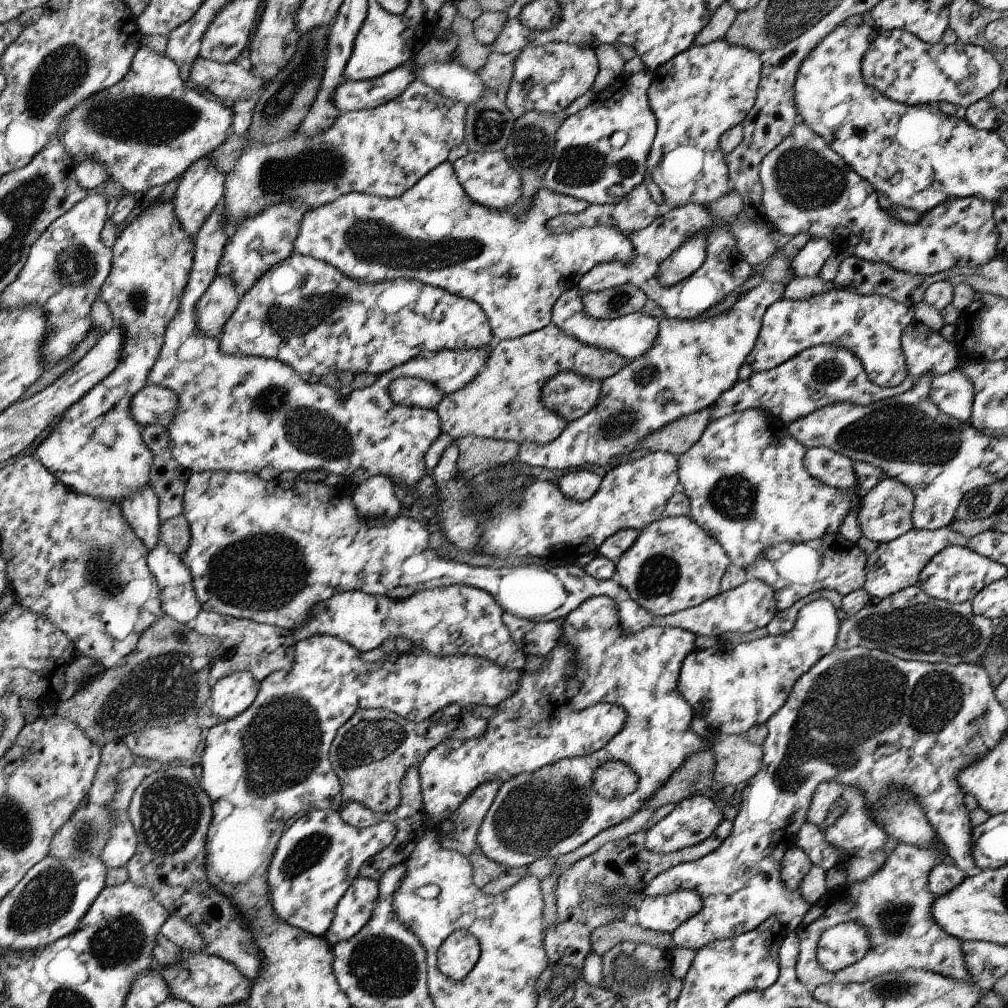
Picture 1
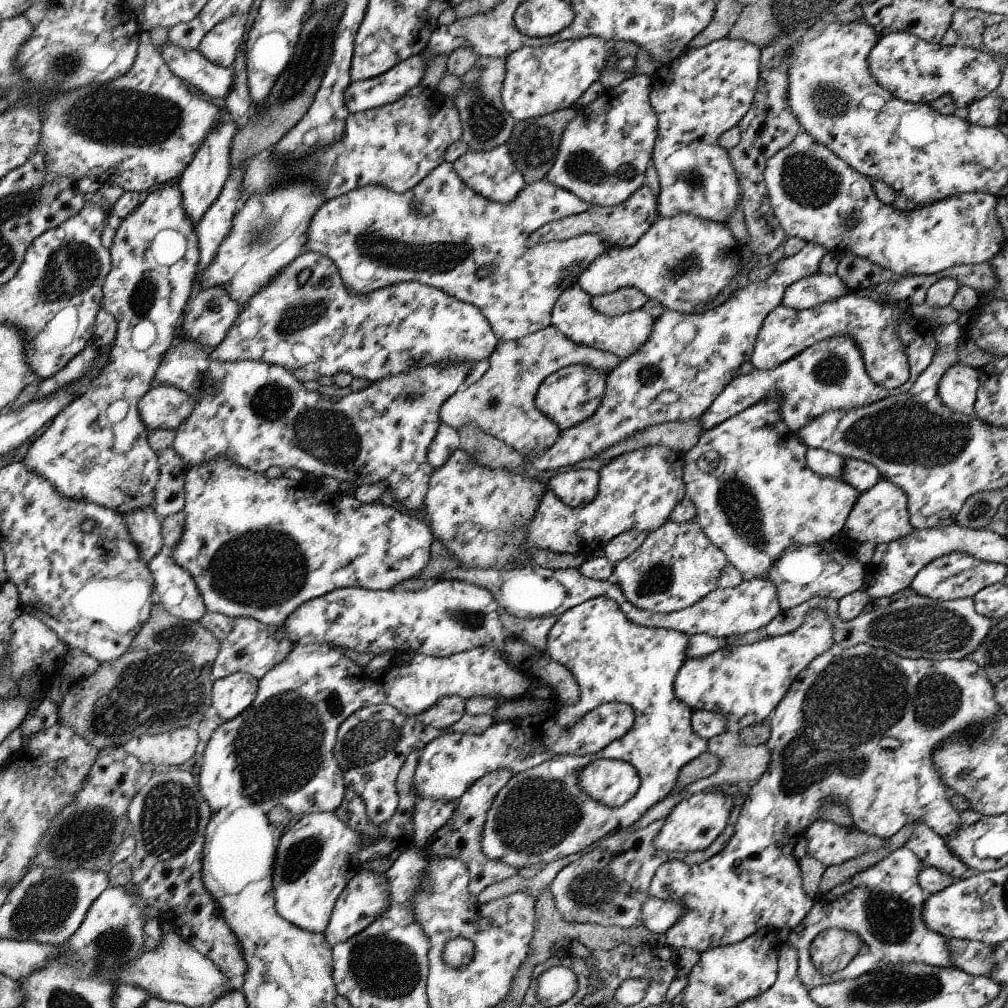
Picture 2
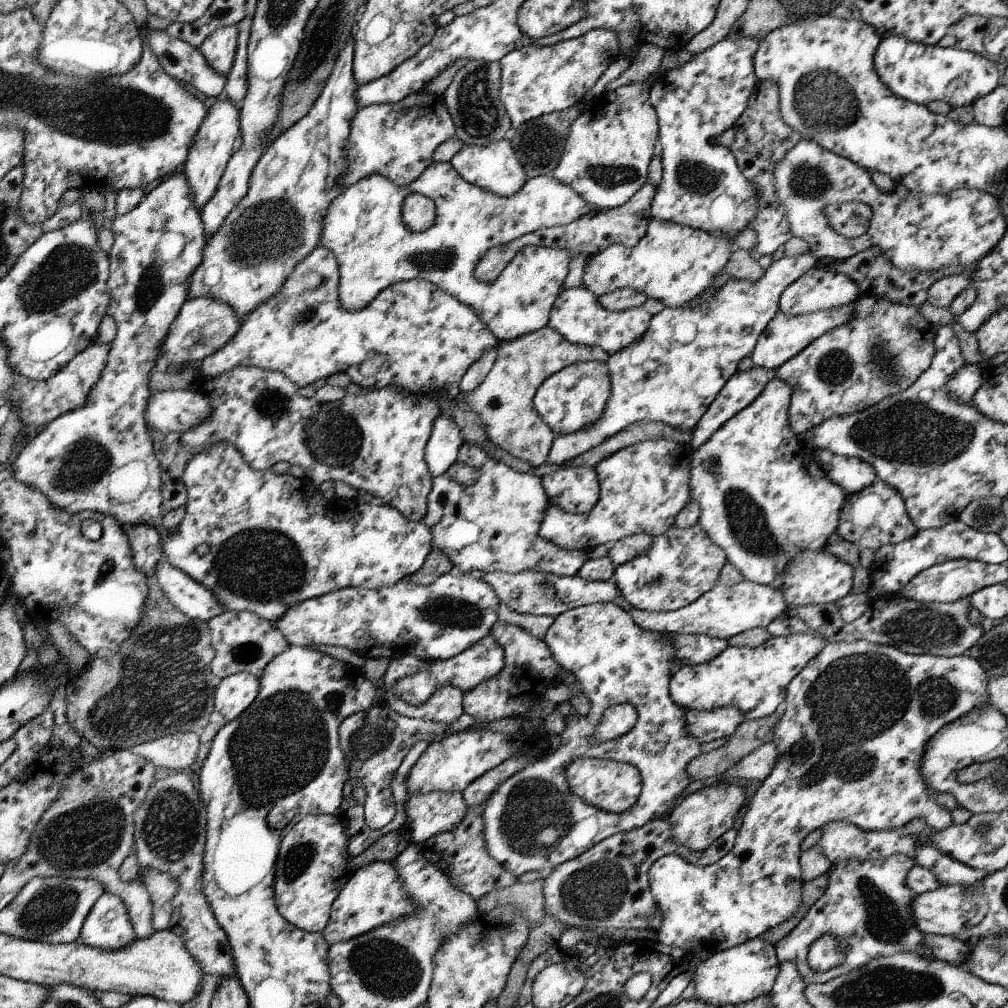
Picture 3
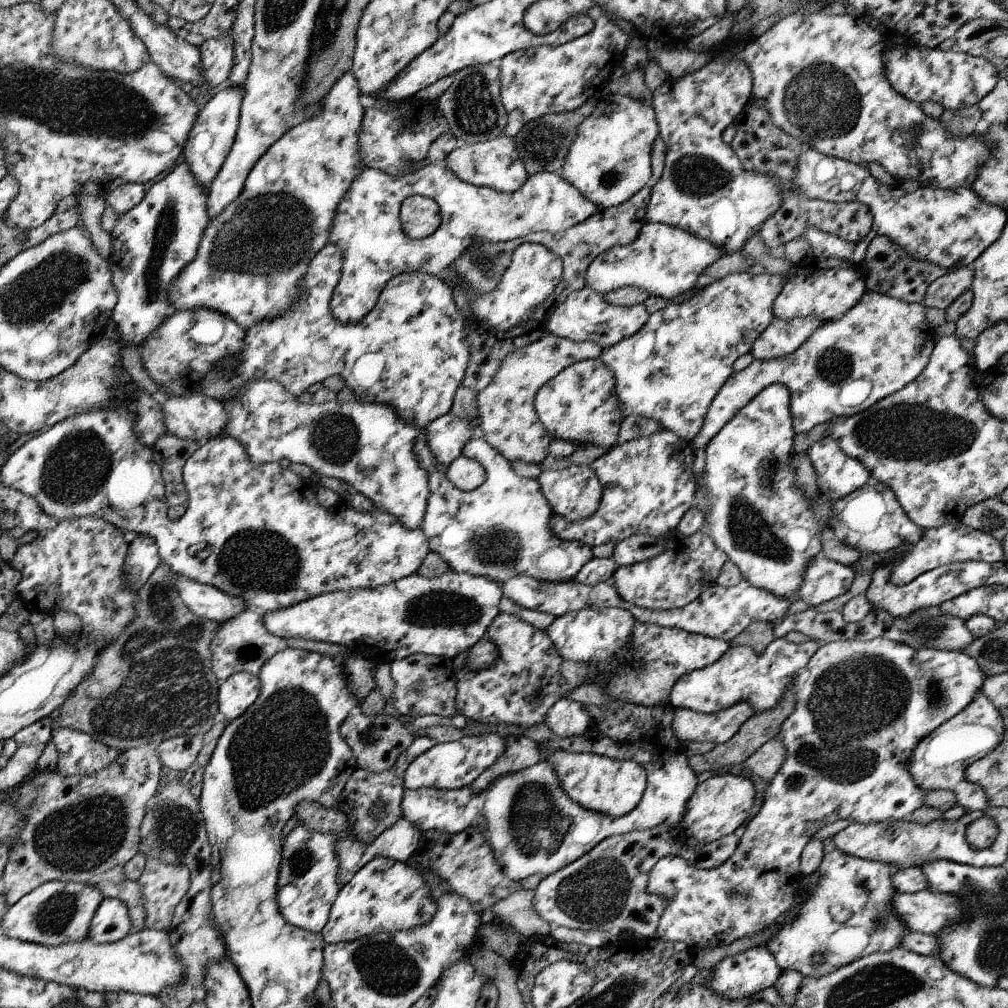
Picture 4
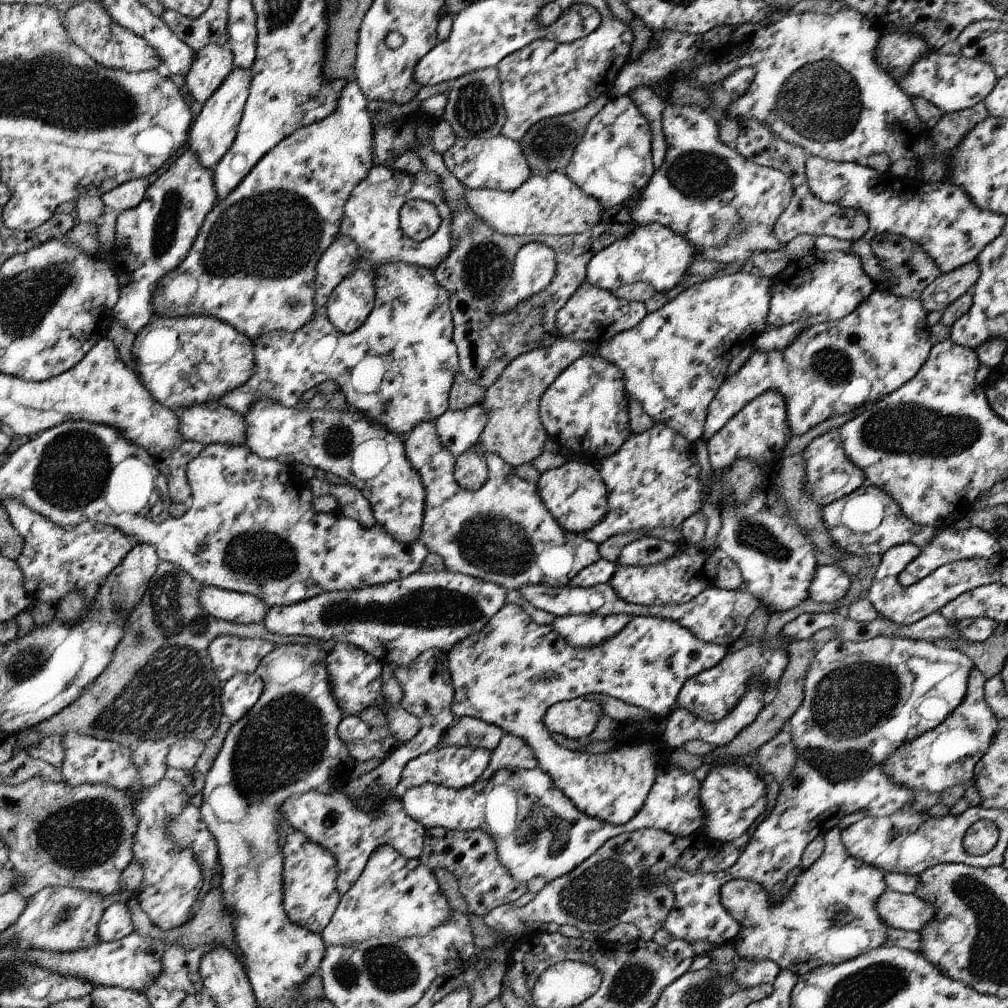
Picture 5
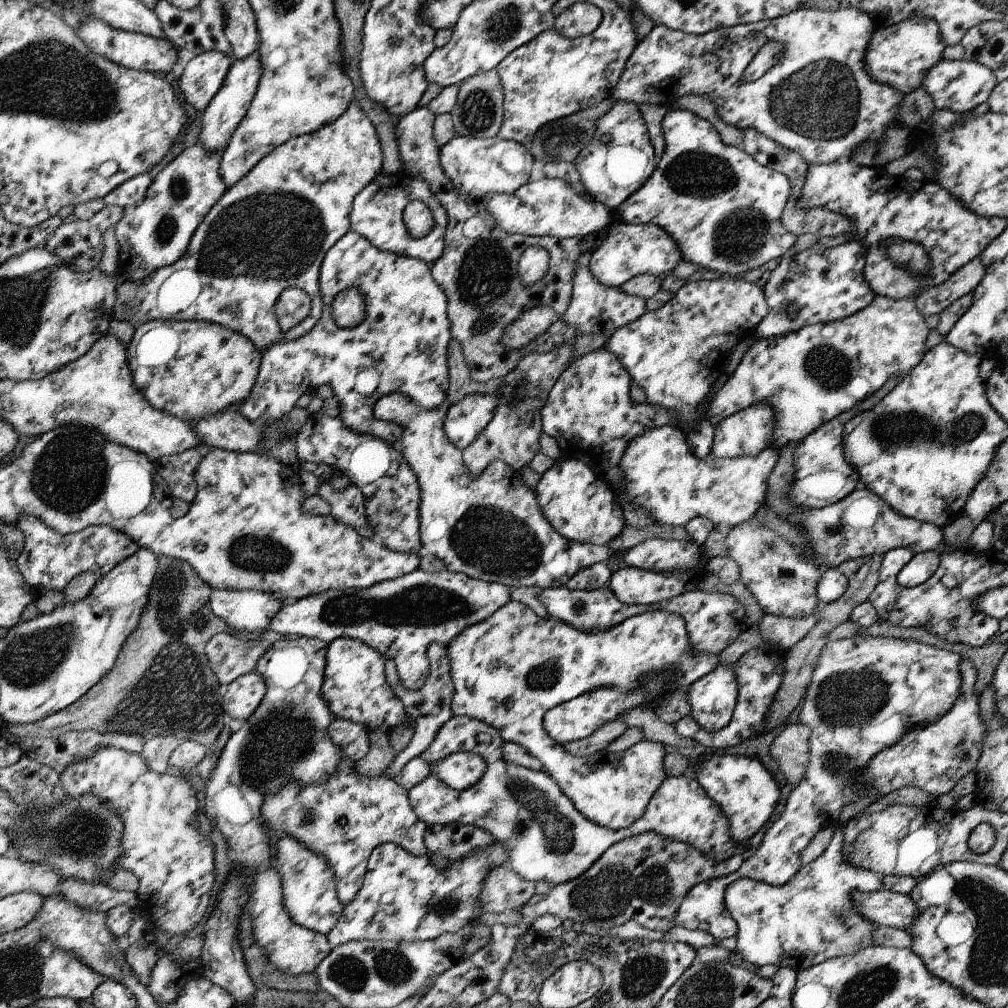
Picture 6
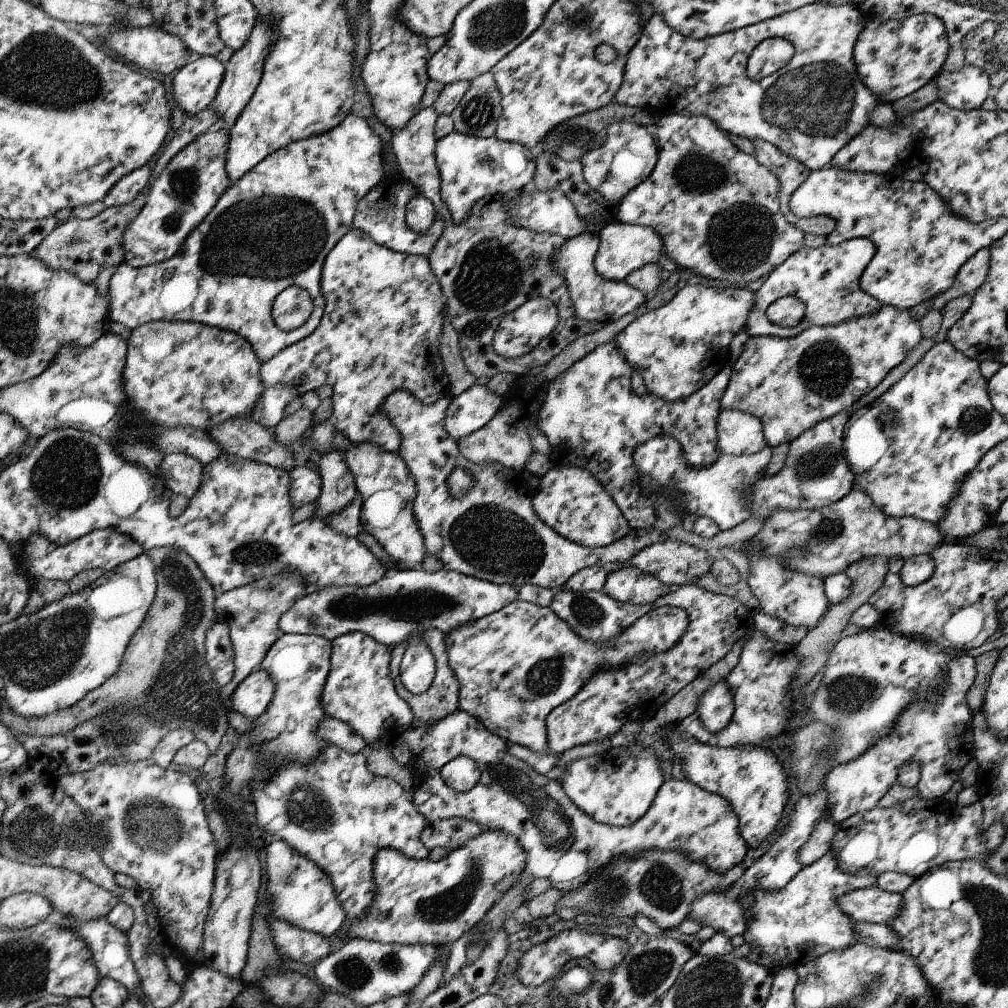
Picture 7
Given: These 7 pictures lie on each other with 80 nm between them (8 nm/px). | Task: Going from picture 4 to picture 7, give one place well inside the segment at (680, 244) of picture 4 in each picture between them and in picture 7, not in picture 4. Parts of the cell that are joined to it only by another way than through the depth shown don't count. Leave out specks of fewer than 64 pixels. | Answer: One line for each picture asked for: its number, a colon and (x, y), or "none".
5: (650, 252)
6: (628, 250)
7: (623, 248)

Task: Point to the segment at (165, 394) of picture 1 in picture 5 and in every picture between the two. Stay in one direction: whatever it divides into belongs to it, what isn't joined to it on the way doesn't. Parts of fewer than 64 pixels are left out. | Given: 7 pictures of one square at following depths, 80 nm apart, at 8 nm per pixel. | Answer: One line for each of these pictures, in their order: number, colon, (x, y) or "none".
2: (163, 407)
3: (178, 411)
4: (196, 417)
5: (210, 423)

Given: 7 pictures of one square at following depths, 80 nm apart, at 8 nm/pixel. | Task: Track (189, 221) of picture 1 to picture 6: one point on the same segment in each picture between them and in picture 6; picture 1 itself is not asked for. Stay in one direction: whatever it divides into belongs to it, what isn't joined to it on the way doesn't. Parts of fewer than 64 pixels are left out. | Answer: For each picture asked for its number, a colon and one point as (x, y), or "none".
2: (202, 182)
3: (215, 142)
4: (212, 137)
5: (214, 131)
6: (220, 120)

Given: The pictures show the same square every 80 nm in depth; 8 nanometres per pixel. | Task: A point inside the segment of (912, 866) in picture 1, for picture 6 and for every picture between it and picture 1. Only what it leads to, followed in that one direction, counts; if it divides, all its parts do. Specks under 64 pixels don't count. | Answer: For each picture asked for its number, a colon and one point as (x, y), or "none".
2: (882, 904)
3: (866, 907)
4: (846, 913)
5: (829, 916)
6: (810, 919)

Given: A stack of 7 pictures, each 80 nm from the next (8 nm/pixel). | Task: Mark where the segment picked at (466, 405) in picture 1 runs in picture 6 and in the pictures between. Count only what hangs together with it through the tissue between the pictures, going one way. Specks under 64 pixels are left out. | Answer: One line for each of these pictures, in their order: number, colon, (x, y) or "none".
2: (502, 403)
3: (505, 399)
4: (509, 422)
5: (514, 430)
6: (513, 434)

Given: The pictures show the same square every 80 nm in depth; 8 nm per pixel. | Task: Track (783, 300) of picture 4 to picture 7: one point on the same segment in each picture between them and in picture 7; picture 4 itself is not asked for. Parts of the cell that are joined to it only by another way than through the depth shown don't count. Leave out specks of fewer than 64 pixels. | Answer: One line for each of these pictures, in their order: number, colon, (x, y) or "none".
5: (821, 287)
6: (827, 284)
7: (826, 278)

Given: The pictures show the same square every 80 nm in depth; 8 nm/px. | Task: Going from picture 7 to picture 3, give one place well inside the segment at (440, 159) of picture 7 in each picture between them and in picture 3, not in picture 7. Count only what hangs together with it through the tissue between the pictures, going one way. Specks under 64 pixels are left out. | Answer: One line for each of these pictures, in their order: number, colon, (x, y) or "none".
3: (496, 168)
4: (495, 163)
5: (499, 163)
6: (476, 167)

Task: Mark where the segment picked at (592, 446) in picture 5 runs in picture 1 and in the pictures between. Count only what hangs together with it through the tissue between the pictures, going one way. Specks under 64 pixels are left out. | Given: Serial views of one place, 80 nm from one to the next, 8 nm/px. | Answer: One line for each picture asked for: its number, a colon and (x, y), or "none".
1: (572, 395)
2: (573, 394)
3: (575, 398)
4: (580, 405)

